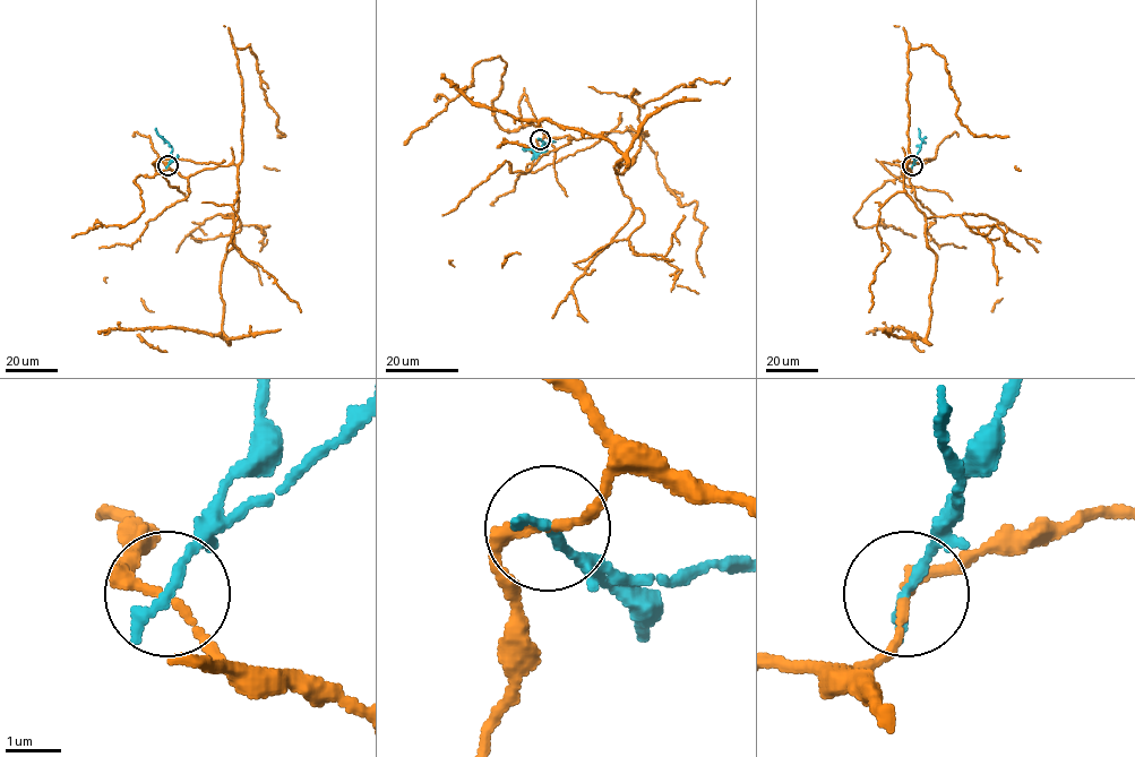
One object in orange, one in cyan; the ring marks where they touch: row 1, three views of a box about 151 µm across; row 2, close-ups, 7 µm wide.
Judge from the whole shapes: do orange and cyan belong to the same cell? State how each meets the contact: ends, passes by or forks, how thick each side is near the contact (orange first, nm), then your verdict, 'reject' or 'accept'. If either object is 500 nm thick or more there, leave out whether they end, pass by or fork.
orange passes by | cyan ends | 160/240 nm | reject

